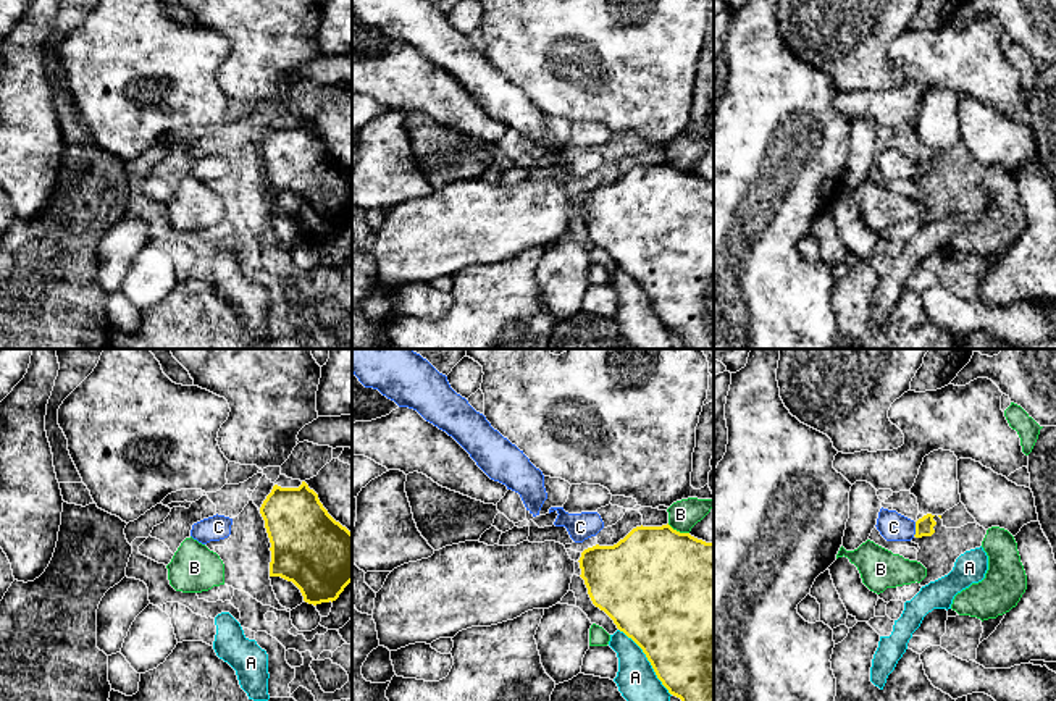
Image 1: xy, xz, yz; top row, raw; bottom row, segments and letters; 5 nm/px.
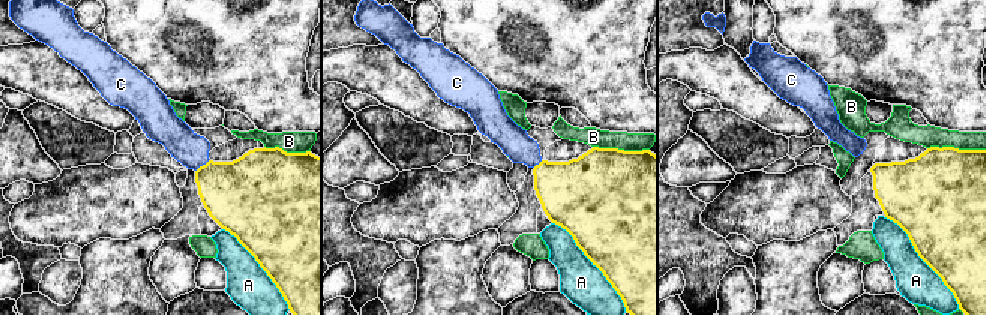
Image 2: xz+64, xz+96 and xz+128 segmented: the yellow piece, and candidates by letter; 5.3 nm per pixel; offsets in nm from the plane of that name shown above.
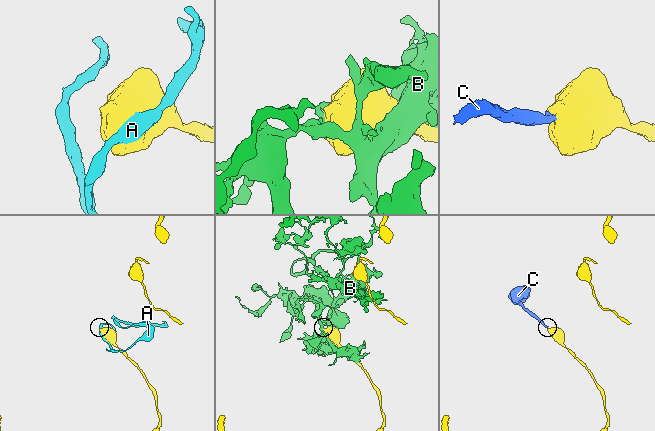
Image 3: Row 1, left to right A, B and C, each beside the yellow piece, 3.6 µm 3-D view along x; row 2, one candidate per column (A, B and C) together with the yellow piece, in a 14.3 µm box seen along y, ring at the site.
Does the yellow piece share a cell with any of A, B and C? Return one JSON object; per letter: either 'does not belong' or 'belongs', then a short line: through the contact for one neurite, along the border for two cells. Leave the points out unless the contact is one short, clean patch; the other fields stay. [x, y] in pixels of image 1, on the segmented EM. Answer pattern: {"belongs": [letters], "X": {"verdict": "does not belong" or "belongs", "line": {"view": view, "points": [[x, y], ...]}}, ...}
{"belongs": ["C"], "A": {"verdict": "does not belong"}, "B": {"verdict": "does not belong"}, "C": {"verdict": "belongs", "line": {"view": "yz", "points": [[924, 527], [916, 528], [893, 527]]}}}

